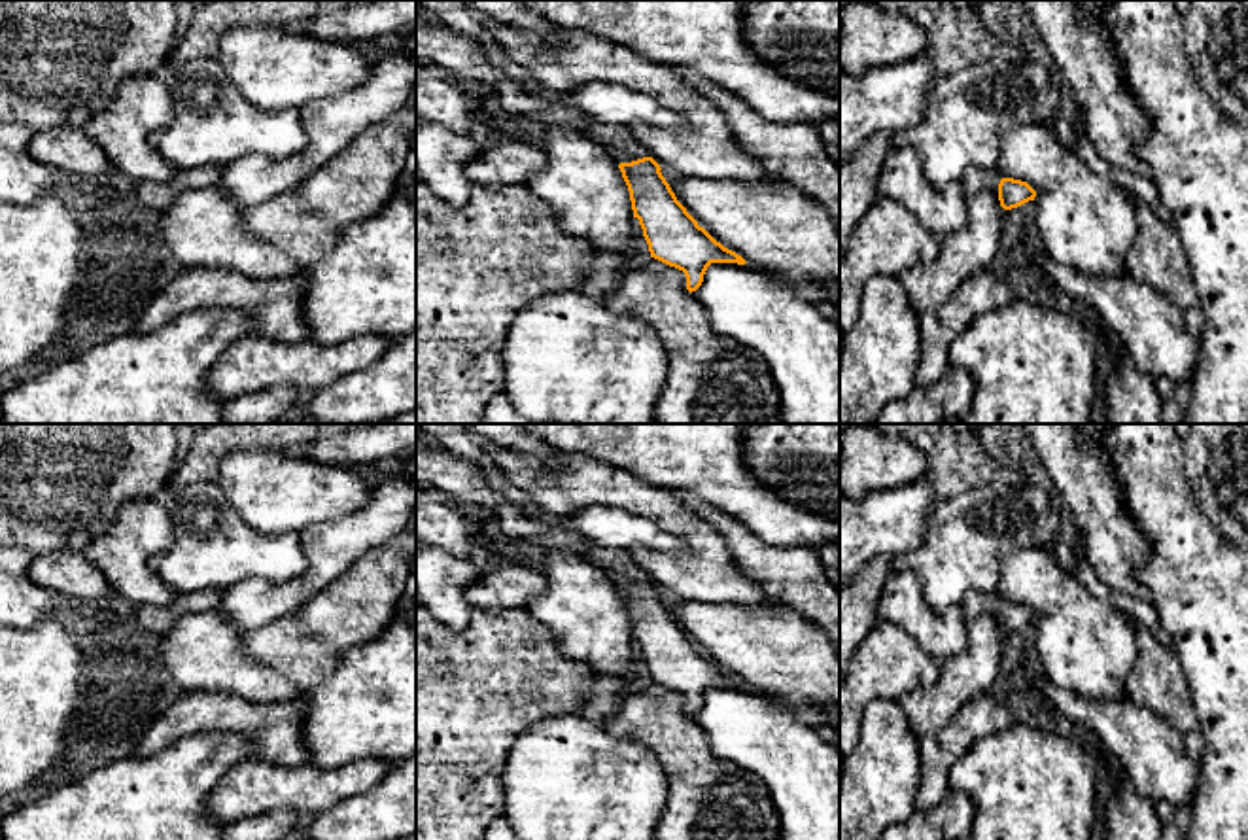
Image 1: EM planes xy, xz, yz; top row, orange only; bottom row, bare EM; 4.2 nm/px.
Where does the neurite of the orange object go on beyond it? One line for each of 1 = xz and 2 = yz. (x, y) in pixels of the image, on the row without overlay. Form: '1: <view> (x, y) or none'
1: xz (458, 479)
2: yz (976, 602)

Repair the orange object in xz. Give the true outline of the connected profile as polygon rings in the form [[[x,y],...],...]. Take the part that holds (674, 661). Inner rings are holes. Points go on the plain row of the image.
[[[418,431],[416,482],[437,488],[469,511],[488,511],[503,534],[529,541],[541,552],[569,551],[598,566],[618,586],[650,681],[683,694],[690,717],[702,709],[711,687],[747,687],[698,649],[677,624],[660,588],[630,556],[596,549],[558,518],[514,501],[478,464],[442,450]]]

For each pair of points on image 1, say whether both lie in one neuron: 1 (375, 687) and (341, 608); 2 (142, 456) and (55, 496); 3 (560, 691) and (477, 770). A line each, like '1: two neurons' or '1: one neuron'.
1: two neurons
2: one neuron
3: one neuron

